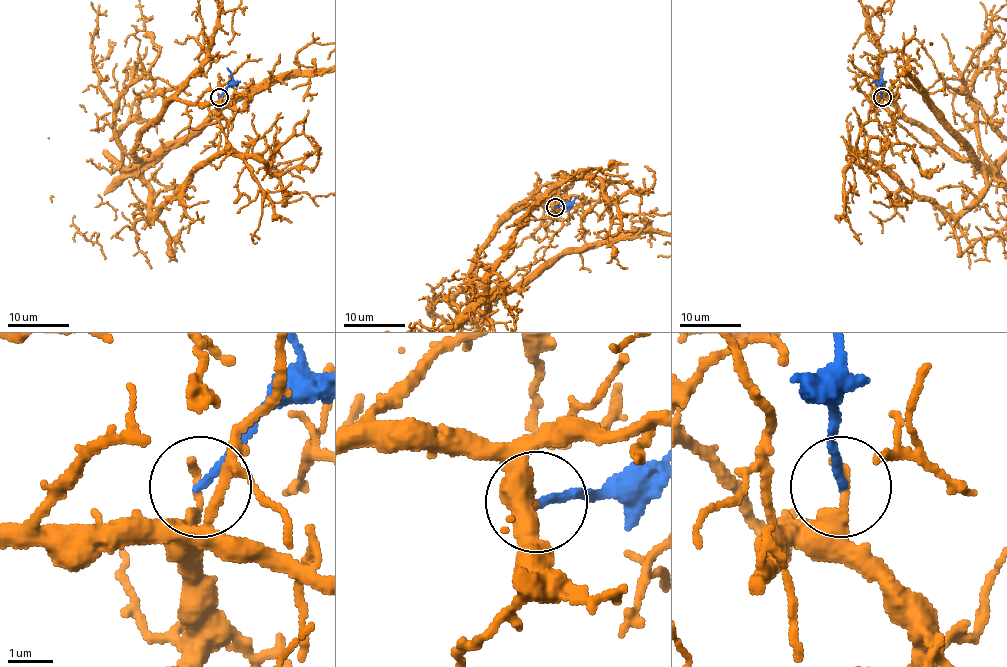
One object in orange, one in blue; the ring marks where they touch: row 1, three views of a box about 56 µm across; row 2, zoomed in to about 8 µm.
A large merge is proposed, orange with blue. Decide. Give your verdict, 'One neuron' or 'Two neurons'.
Two neurons

